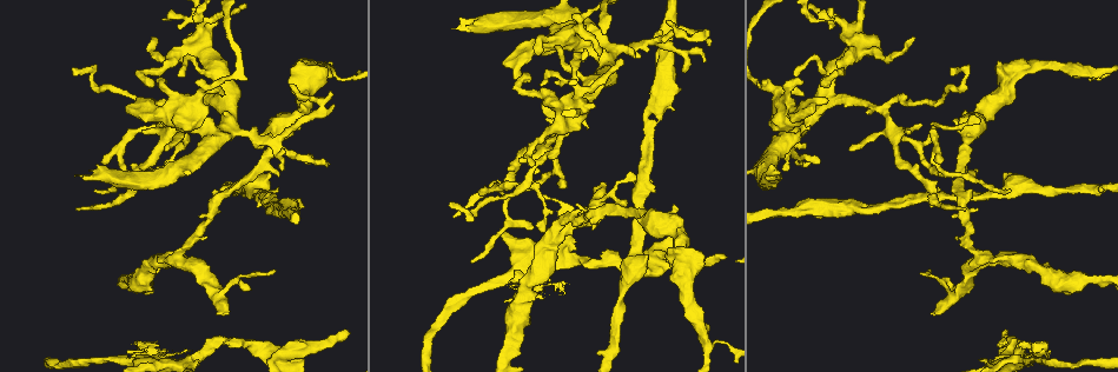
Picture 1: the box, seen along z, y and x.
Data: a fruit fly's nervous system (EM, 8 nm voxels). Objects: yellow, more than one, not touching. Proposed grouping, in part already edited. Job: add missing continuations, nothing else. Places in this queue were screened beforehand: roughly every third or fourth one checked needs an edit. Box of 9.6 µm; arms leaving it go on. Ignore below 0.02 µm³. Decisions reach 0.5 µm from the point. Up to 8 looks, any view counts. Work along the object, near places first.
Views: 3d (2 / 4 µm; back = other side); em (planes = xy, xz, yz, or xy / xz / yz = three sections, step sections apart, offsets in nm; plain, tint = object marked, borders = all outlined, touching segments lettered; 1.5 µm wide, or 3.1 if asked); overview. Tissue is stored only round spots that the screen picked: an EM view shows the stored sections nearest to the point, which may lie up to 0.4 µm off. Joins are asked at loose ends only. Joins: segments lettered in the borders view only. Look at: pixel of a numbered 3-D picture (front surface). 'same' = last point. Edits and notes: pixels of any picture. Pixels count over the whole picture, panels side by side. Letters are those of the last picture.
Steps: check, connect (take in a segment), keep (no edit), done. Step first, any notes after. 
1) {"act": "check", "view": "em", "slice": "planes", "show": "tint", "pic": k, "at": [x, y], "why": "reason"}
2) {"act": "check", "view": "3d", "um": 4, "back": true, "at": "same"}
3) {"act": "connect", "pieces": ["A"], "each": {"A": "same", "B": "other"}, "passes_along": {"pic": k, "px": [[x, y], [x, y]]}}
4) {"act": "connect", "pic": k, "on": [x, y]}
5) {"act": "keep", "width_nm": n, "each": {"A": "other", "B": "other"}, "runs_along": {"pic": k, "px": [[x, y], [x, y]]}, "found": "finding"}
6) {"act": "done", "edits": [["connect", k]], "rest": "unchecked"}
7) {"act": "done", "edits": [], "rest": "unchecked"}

{"act": "check", "view": "3d", "um": 2, "pic": 1, "at": [777, 176]}

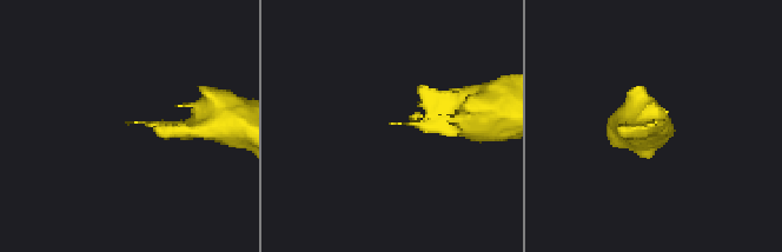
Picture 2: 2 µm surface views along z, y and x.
{"act": "check", "view": "em", "slice": "planes", "show": "borders", "pic": 2, "at": [132, 121], "why": "shape alone is not enough"}

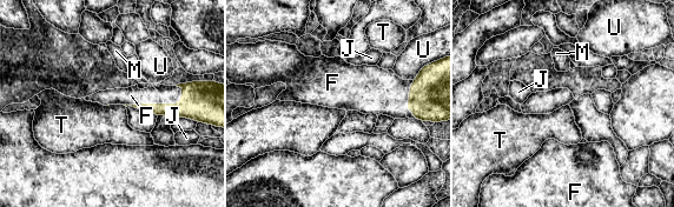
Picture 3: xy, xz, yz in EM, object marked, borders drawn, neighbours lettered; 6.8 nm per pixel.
{"act": "connect", "pieces": ["F"], "each": {"F": "same", "J": "other", "M": "other", "T": "other", "U": "other"}, "found": "it goes on there"}

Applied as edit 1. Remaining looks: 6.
{"act": "check", "view": "em", "slice": "xy", "step": 8, "show": "borders", "pic": 1, "at": [703, 262], "why": "an open end"}

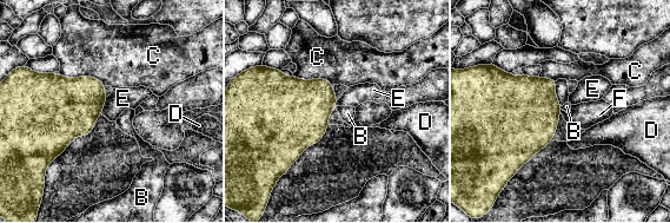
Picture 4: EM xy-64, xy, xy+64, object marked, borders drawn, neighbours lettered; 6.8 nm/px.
{"act": "check", "view": "em", "slice": "planes", "show": "borders", "at": "same", "why": "another direction"}

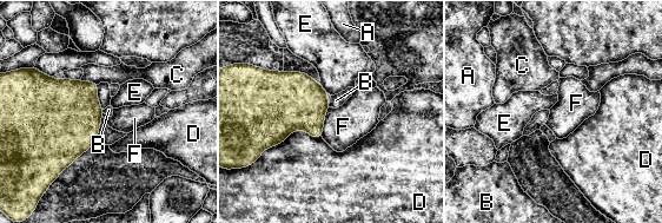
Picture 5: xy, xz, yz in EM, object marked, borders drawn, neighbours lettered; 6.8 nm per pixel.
{"act": "keep", "longest_contact_nm": ["D", 480], "each": {"A": "other", "B": "other", "C": "other", "D": "other", "E": "other", "F": "other"}, "border": {"pic": 5, "px": [[330, 107], [325, 115], [322, 137]]}, "found": "no lettered segment goes on from it"}

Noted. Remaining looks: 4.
{"act": "check", "view": "em", "slice": "planes", "show": "borders", "pic": 1, "at": [684, 73], "why": "an open end"}

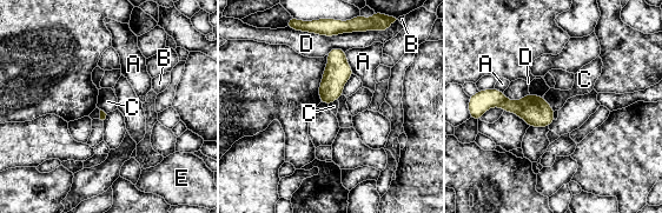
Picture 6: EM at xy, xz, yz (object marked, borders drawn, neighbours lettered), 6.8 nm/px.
{"act": "keep", "longest_contact_nm": ["D", 400], "each": {"A": "other", "B": "other", "C": "other", "D": "other", "E": "other"}, "found": "none of them fits"}

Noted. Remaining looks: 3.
{"act": "done", "edits": [["connect", 3]], "rest": "unchecked"}

